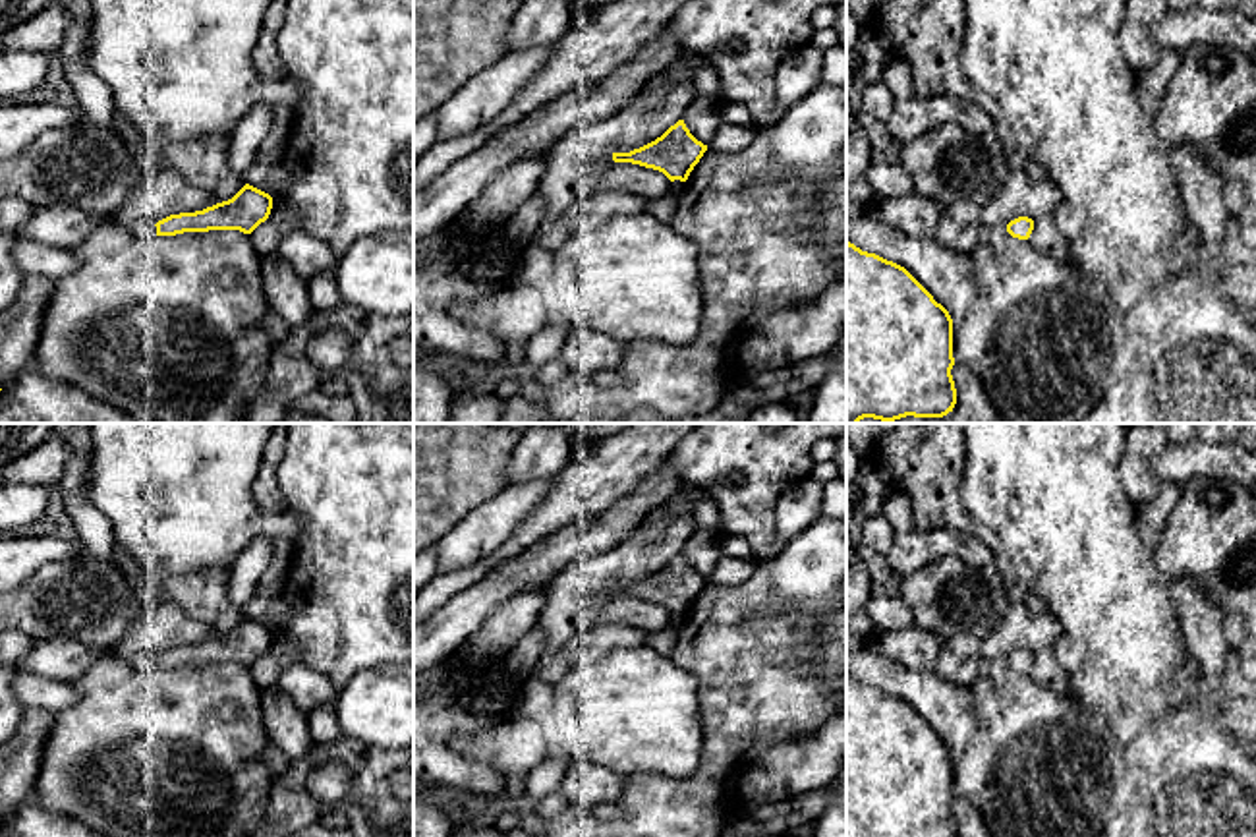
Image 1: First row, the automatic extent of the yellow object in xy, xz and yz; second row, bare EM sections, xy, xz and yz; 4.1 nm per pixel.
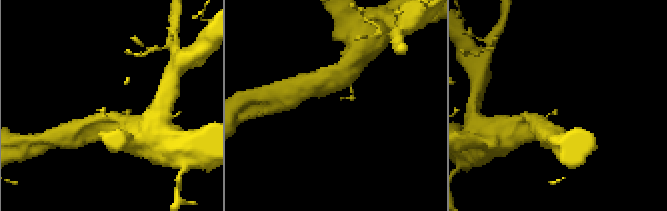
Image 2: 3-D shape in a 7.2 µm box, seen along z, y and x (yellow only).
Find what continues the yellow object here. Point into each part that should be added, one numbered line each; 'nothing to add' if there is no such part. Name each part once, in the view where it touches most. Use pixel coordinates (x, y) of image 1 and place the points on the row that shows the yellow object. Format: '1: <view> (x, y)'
1: xy (142, 229)

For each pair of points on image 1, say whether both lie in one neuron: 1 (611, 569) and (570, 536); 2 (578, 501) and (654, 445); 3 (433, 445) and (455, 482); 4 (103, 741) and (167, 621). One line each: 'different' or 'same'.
1: different
2: same
3: same
4: different

